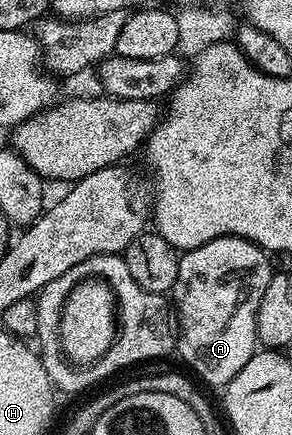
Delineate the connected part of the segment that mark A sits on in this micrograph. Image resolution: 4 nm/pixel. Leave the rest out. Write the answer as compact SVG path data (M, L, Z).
M234 235L207 241L207 245L199 245L180 256L179 277L175 277L171 292L179 328L176 354L181 355L190 367L188 370L202 384L224 389L235 373L257 354L259 301L263 301L267 281L275 273L269 259L272 259L270 252L250 239Z

